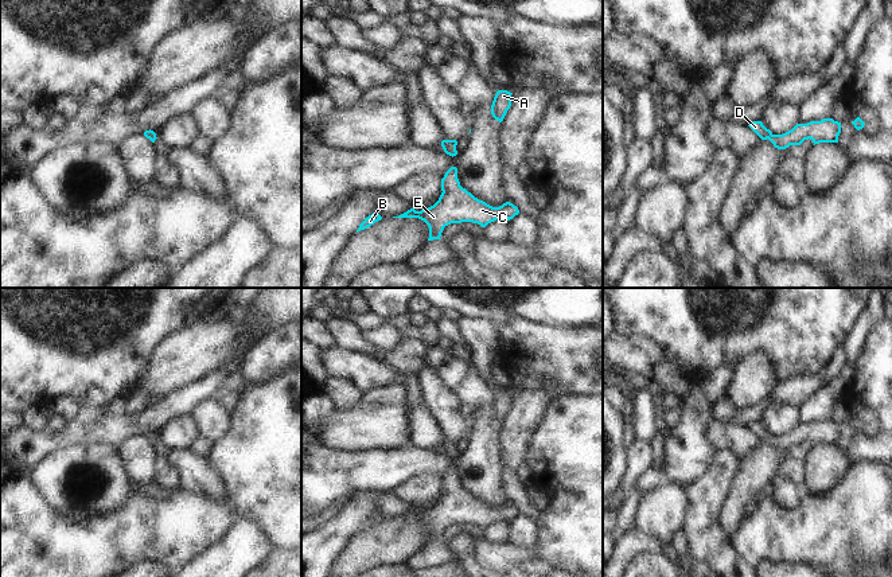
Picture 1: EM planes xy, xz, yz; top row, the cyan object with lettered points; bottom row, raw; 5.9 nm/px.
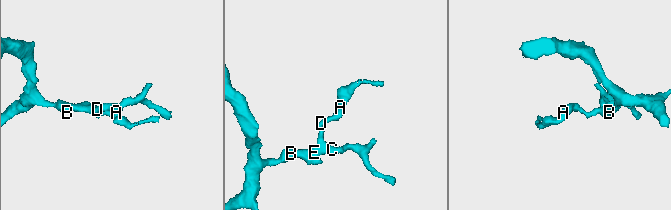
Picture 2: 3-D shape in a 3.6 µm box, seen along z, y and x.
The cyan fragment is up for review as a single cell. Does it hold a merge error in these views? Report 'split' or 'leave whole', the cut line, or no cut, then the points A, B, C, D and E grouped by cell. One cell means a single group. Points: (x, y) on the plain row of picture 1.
leave whole; no cut; A B C D E

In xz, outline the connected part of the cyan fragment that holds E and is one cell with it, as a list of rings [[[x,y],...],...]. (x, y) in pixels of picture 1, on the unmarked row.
[[[451,468],[445,473],[441,480],[441,492],[439,502],[433,507],[421,512],[410,510],[393,519],[418,519],[424,522],[429,529],[428,542],[433,542],[441,541],[444,529],[451,525],[472,523],[486,529],[496,521],[510,522],[519,515],[518,508],[510,503],[492,508],[475,499],[460,487],[456,468]]]

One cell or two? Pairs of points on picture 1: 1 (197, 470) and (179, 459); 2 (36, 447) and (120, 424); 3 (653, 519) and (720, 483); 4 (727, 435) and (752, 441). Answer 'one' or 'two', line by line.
1: one
2: one
3: two
4: one

